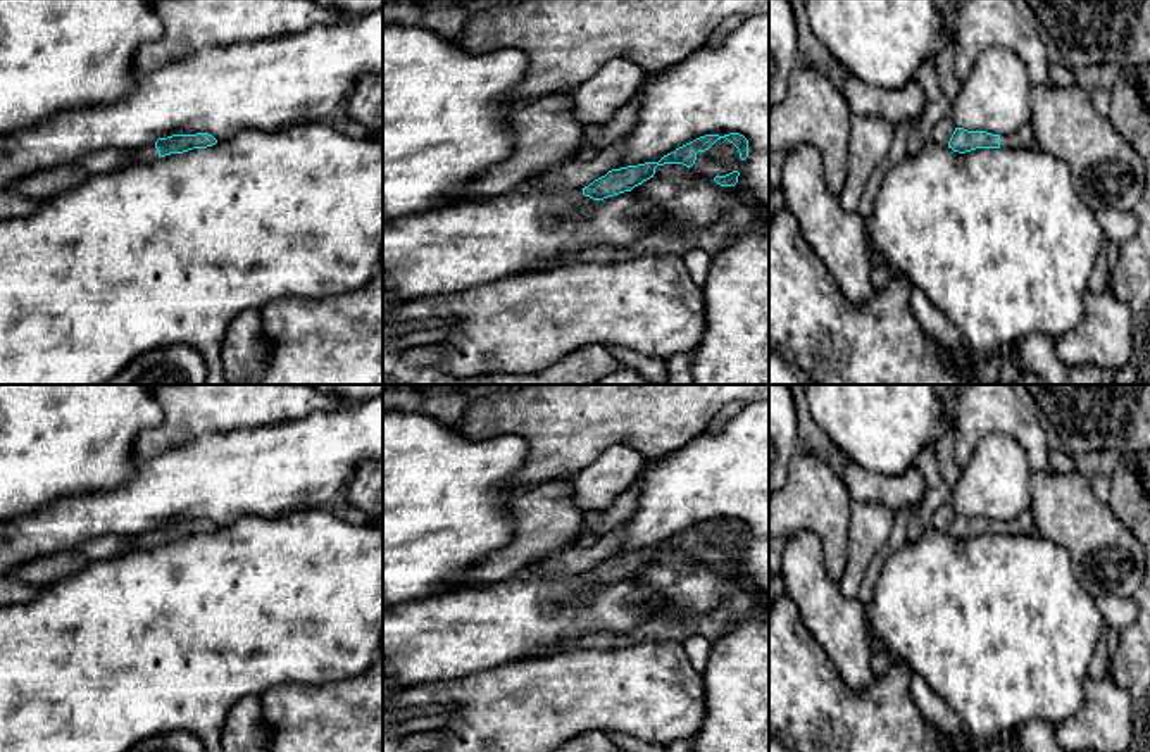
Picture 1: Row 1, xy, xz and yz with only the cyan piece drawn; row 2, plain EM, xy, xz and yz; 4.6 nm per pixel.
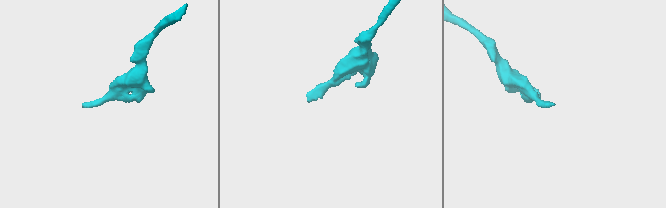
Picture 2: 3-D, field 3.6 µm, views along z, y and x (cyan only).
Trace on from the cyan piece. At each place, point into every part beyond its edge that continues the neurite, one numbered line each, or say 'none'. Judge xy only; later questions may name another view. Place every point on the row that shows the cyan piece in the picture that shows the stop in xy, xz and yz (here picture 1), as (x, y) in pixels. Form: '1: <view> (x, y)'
1: xy (149, 152)

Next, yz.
1: yz (1024, 138)

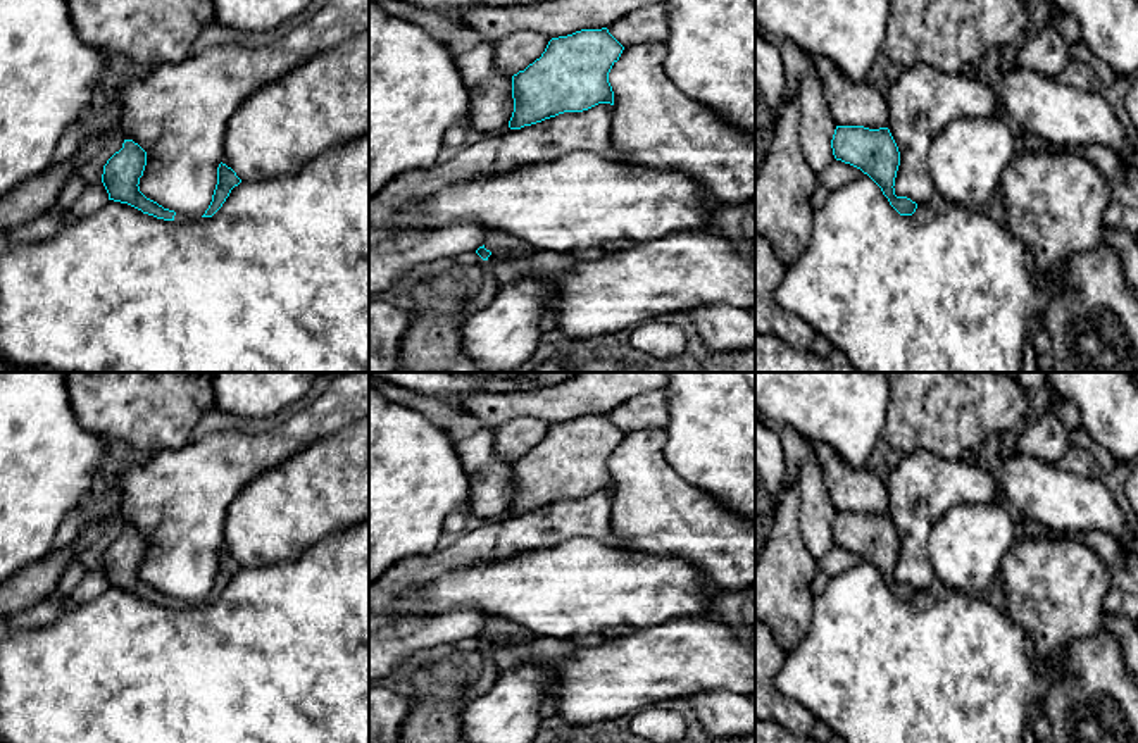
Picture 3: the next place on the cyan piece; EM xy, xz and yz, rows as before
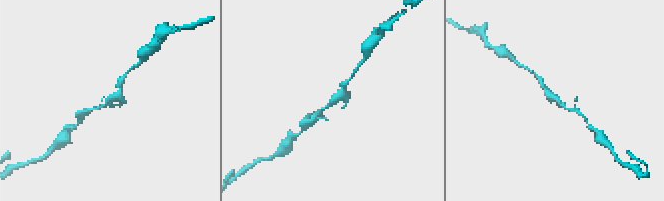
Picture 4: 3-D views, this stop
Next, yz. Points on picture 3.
none

